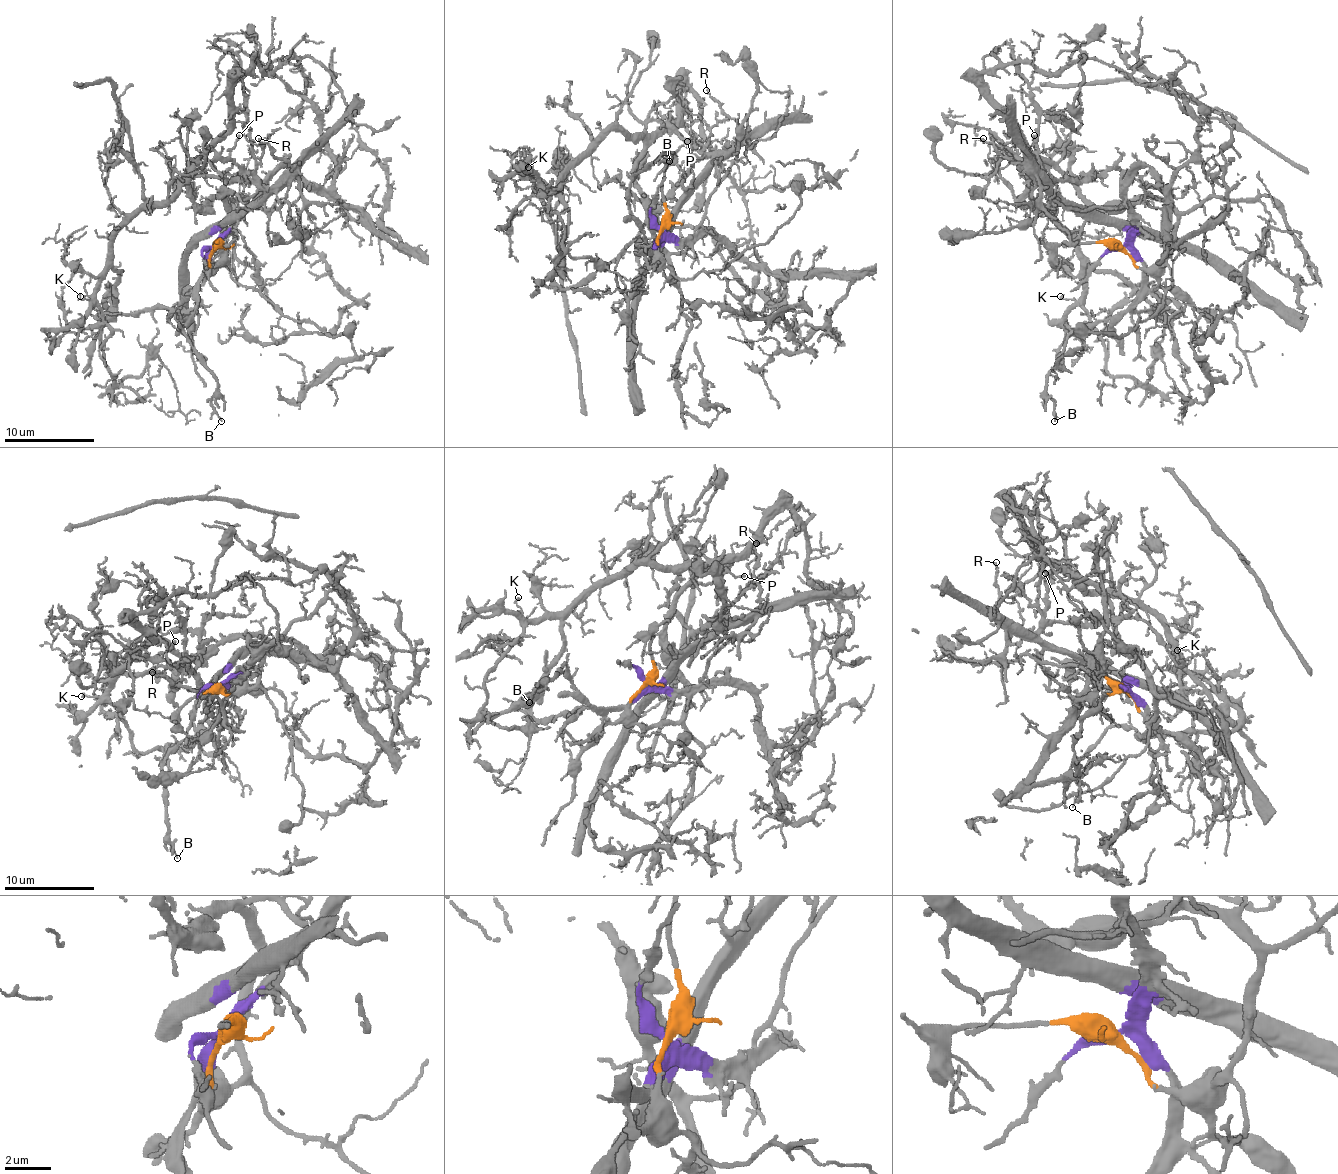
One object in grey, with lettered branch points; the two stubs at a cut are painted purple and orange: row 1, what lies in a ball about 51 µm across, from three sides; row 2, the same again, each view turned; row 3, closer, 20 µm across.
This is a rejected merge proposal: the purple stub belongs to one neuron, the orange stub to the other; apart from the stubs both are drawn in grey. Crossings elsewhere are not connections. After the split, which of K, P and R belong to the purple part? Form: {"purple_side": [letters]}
{"purple_side": ["P", "R"]}

